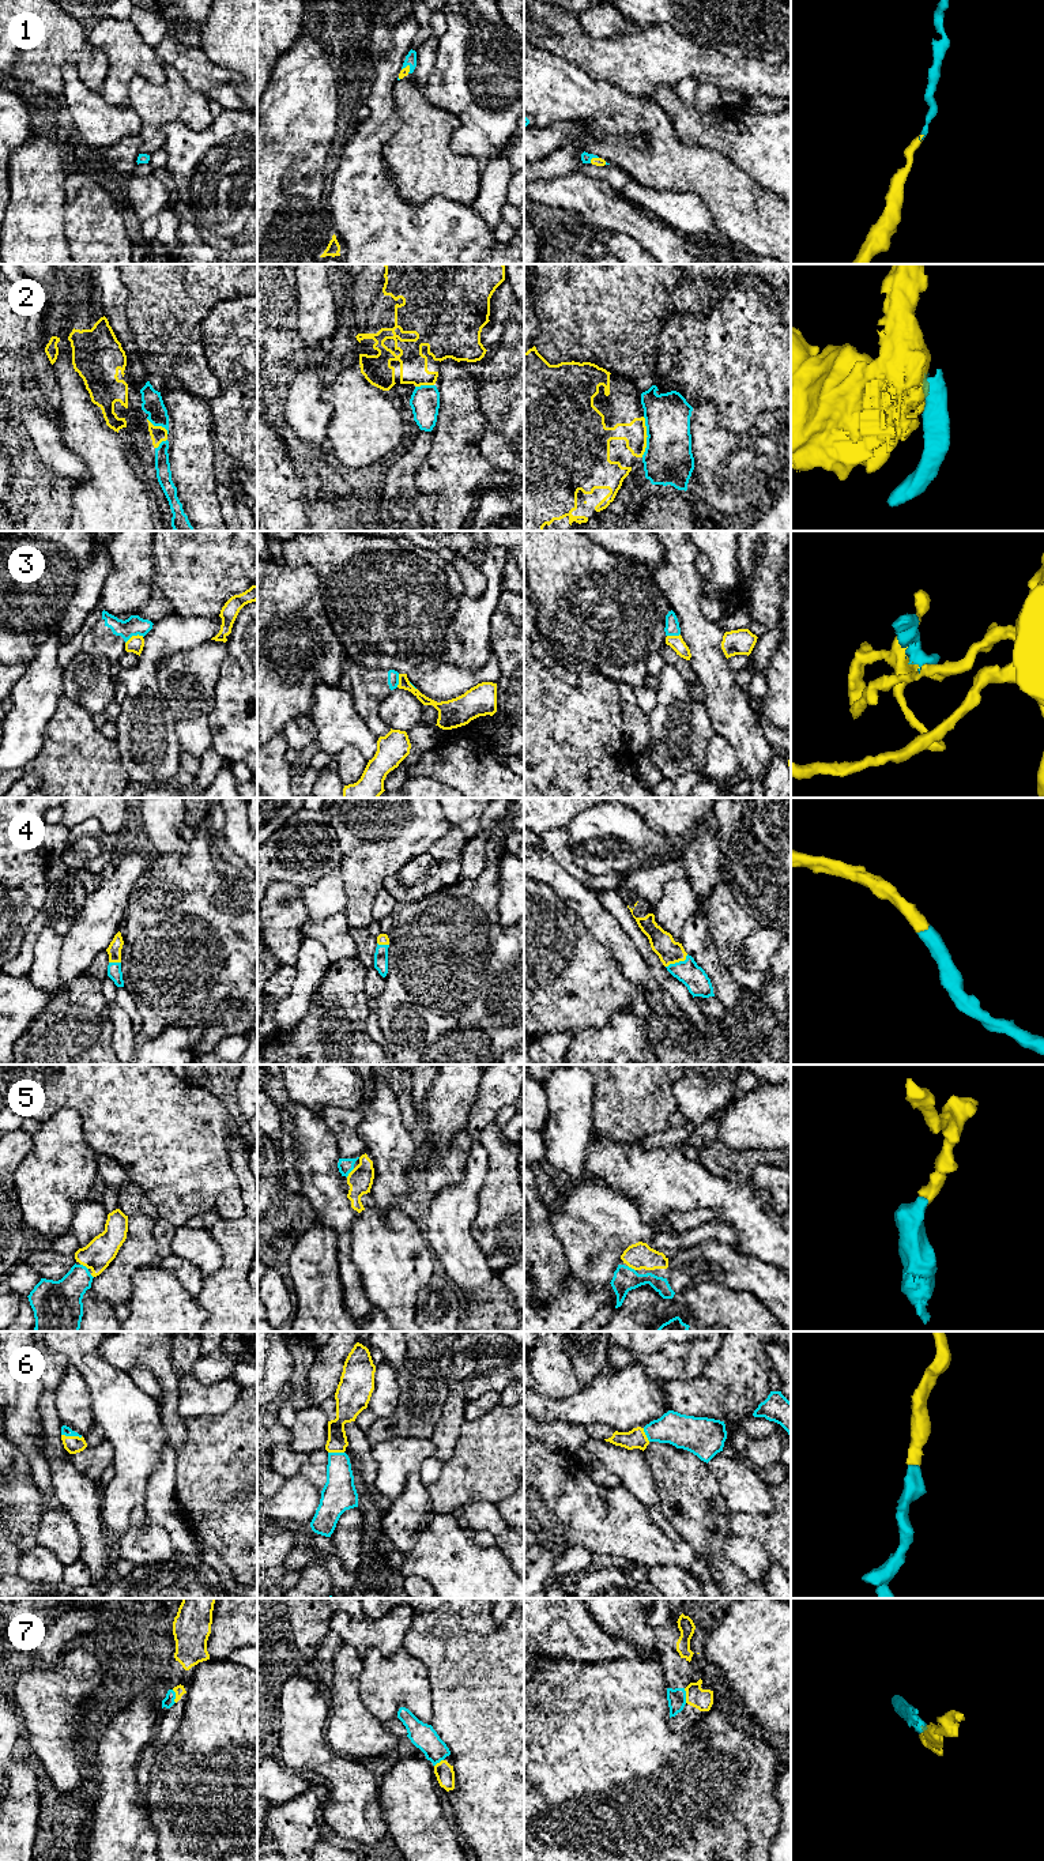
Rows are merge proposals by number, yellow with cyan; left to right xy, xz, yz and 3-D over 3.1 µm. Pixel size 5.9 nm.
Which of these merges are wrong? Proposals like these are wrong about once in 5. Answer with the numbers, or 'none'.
2, 3

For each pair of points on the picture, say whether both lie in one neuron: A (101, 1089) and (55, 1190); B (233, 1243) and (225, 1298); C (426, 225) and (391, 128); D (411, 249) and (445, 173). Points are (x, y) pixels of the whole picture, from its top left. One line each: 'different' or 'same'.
A: different
B: same
C: same
D: different

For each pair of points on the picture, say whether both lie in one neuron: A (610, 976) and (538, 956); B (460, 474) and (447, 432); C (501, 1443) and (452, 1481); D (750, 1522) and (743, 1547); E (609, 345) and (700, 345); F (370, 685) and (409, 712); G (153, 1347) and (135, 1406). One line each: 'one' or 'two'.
A: one
B: one
C: one
D: two
E: two
F: two
G: two

